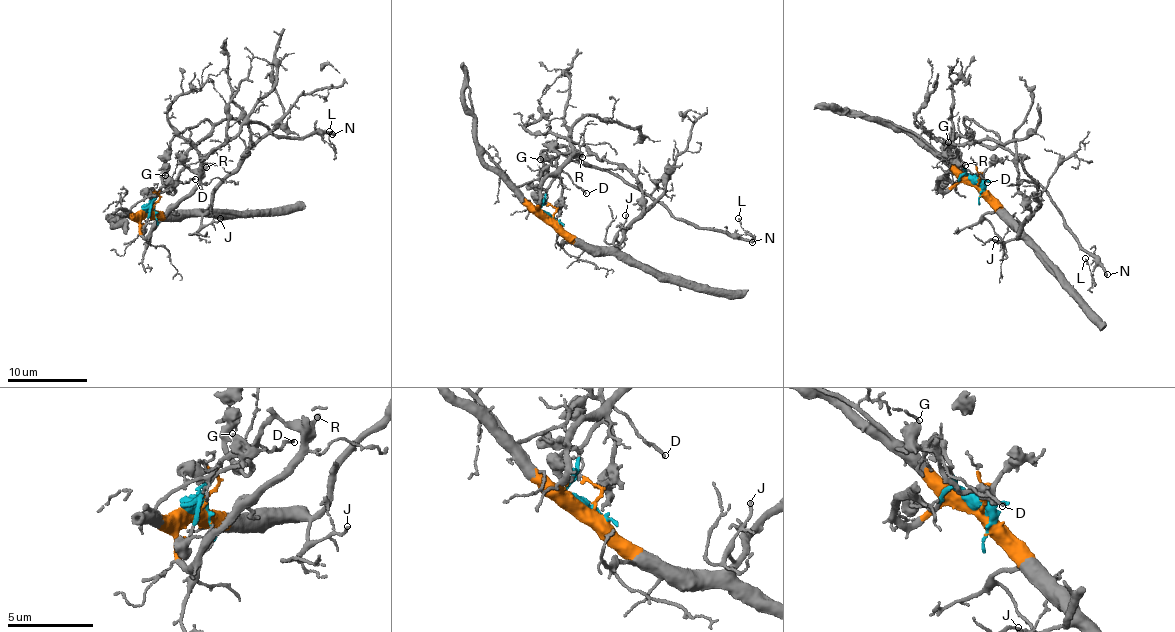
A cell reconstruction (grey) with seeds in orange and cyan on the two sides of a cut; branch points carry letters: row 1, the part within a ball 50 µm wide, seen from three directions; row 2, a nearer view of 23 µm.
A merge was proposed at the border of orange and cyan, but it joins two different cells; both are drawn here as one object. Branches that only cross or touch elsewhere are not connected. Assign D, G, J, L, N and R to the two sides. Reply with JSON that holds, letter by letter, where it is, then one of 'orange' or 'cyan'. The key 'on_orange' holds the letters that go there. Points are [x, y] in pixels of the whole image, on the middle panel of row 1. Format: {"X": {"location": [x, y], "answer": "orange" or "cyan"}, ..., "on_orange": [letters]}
{"D": {"location": [586, 193], "answer": "cyan"}, "G": {"location": [540, 159], "answer": "cyan"}, "J": {"location": [625, 215], "answer": "orange"}, "L": {"location": [738, 218], "answer": "cyan"}, "N": {"location": [752, 242], "answer": "cyan"}, "R": {"location": [582, 157], "answer": "cyan"}, "on_orange": ["J"]}

